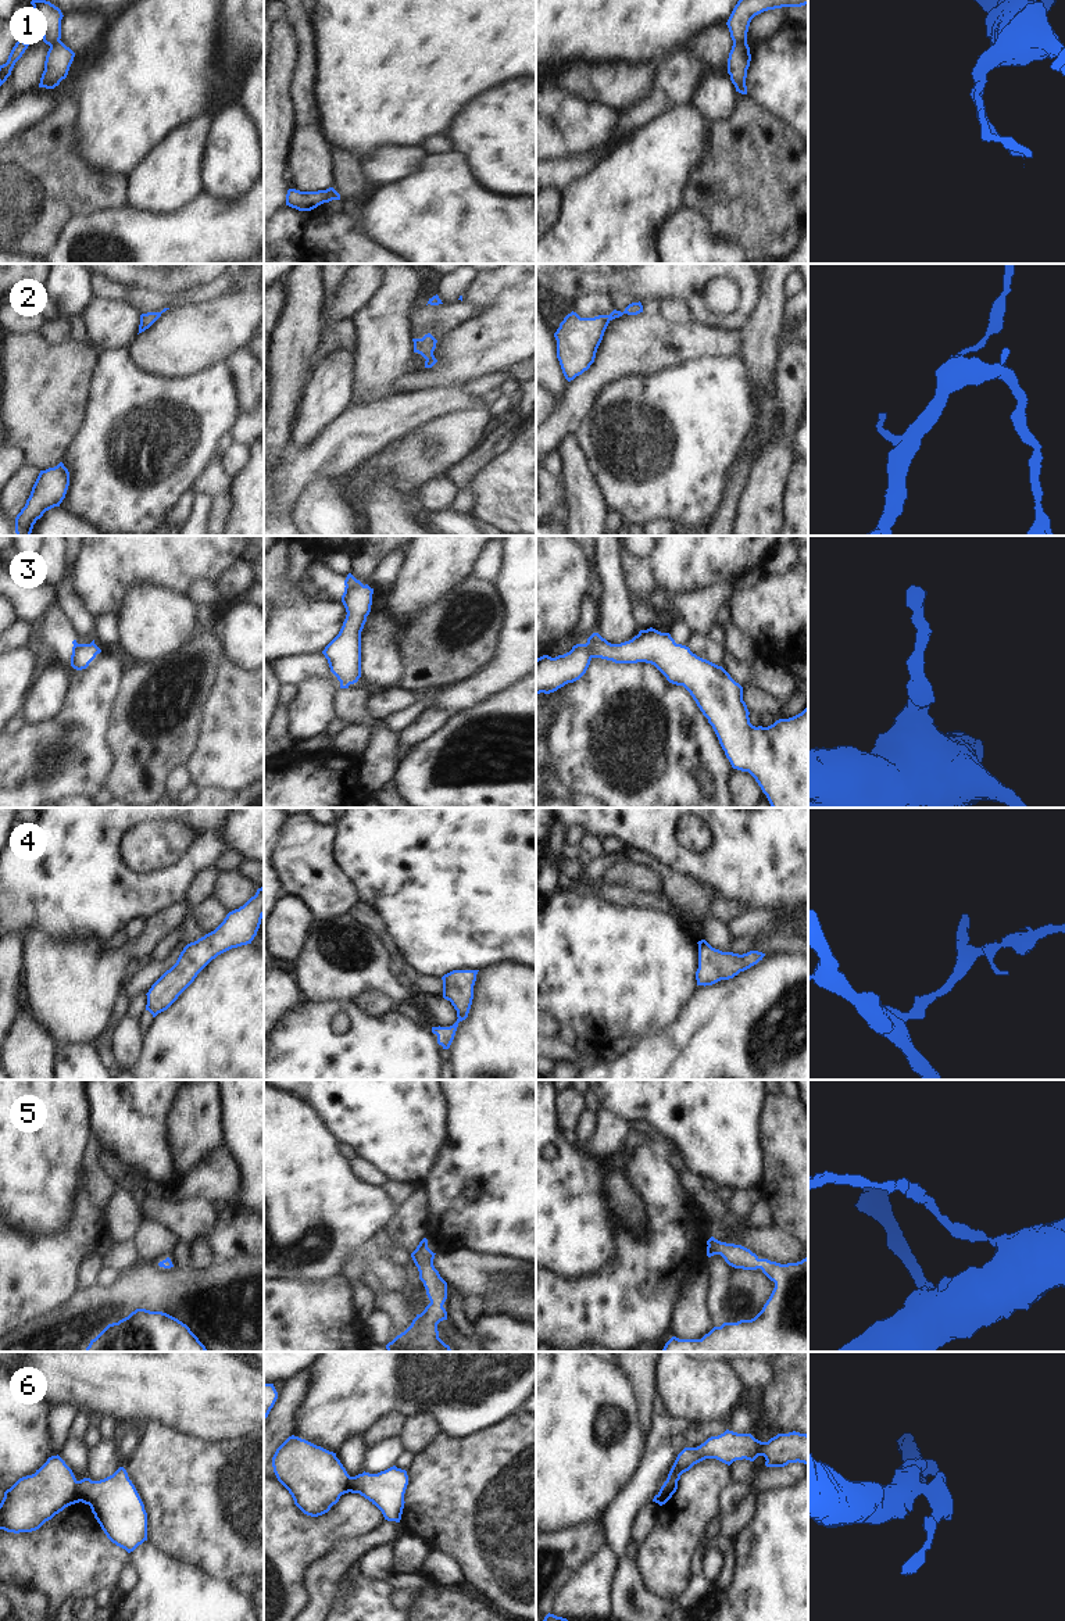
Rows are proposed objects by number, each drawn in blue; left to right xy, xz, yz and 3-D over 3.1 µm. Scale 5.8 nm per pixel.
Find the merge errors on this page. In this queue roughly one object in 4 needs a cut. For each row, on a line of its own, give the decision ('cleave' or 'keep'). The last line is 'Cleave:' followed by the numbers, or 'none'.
1: cleave
2: keep
3: keep
4: keep
5: keep
6: cleave
Cleave: 1, 6

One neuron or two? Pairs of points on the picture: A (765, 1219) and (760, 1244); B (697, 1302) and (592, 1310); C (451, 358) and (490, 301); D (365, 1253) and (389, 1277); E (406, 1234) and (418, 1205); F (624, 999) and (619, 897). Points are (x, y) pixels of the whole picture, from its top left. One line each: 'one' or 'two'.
A: two
B: two
C: one
D: one
E: one
F: two

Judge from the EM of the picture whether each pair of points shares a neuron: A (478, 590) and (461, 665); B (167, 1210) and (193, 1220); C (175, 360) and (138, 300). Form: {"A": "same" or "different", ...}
{"A": "same", "B": "same", "C": "different"}

